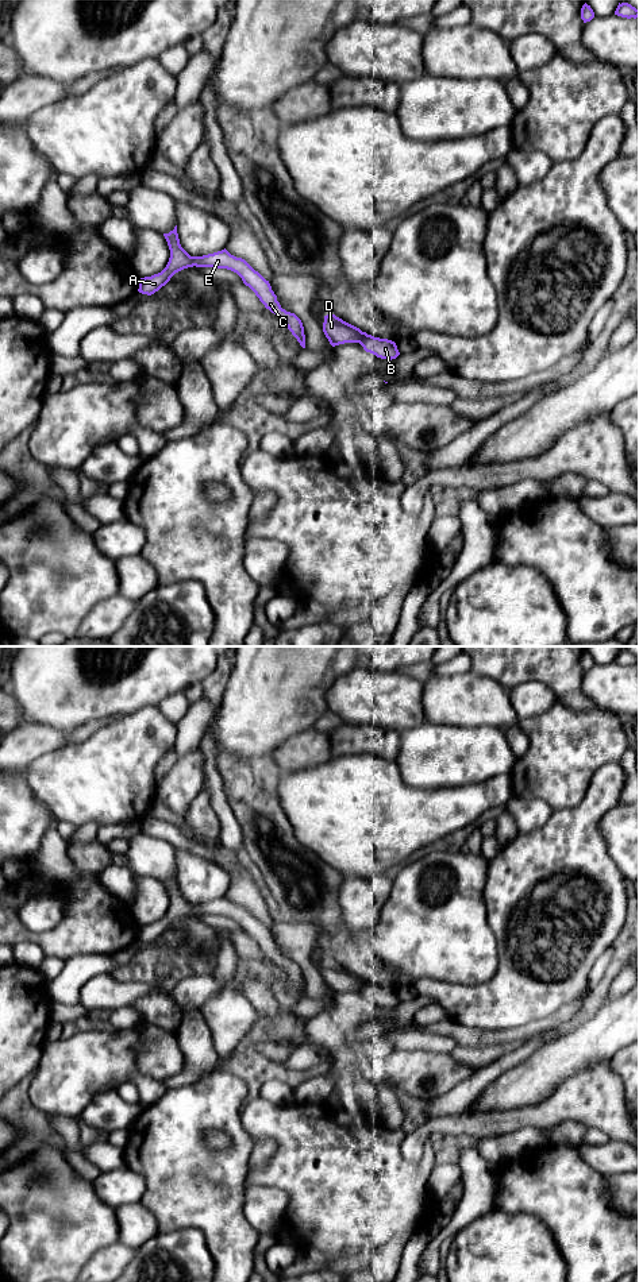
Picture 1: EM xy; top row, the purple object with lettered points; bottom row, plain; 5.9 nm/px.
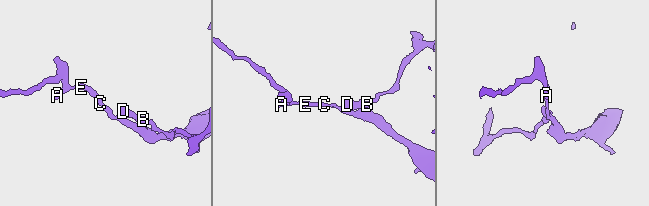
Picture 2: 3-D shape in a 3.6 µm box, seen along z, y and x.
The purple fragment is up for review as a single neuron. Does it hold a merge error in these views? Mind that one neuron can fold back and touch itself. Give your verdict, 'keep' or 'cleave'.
cleave

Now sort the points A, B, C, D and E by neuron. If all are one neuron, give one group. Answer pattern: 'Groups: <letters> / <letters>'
Groups: A C D E / B

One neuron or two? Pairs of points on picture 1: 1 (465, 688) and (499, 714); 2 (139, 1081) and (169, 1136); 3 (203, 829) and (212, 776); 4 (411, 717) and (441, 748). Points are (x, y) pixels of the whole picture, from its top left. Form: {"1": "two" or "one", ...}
{"1": "one", "2": "two", "3": "two", "4": "two"}

